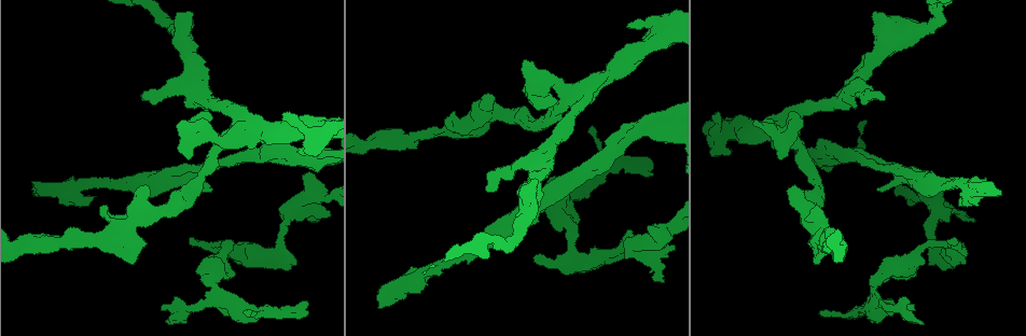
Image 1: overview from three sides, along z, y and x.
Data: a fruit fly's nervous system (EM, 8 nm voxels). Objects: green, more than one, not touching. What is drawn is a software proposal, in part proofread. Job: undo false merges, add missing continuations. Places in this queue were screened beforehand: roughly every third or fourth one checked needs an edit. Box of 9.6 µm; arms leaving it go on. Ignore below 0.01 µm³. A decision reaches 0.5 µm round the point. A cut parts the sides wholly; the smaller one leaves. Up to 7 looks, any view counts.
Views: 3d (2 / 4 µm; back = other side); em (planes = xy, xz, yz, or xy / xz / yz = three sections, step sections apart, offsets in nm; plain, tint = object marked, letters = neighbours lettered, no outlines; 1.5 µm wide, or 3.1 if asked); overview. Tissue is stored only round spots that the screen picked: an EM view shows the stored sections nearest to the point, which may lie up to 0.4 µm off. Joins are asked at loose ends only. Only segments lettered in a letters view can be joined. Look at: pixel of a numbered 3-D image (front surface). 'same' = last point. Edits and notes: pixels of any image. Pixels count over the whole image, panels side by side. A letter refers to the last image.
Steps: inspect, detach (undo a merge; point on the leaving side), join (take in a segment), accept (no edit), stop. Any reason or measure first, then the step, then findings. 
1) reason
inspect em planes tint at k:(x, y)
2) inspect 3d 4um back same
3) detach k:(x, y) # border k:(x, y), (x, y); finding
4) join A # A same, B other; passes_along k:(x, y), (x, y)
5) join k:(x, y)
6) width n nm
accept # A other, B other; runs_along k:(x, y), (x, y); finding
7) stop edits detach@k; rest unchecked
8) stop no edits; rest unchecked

free end
inspect 3d 2um at 1:(883, 98)

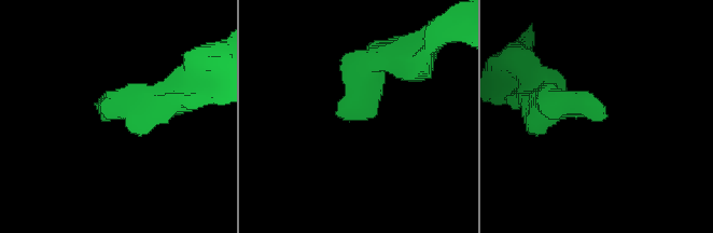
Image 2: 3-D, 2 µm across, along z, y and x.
inspect em xy step 4 letters at 2:(104, 120)

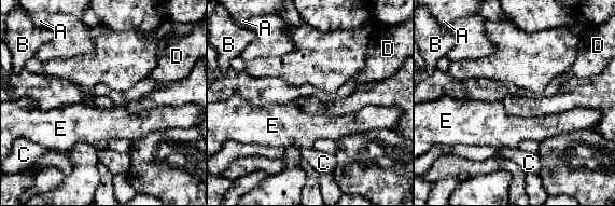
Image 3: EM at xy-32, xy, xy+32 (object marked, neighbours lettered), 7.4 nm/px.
another direction
inspect em planes letters same

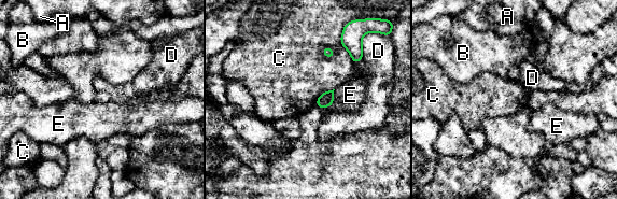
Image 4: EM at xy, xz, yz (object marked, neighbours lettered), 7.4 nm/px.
longest_contact C 280 nm
accept # A other, B other, C other, D other, E other; no lettered segment goes on from it

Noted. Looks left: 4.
free end
inspect em planes tint at 1:(523, 62)

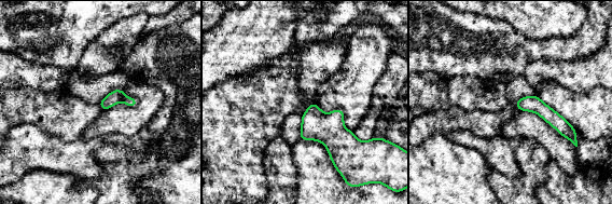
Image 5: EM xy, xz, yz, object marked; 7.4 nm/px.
what lies round it
inspect em planes letters same

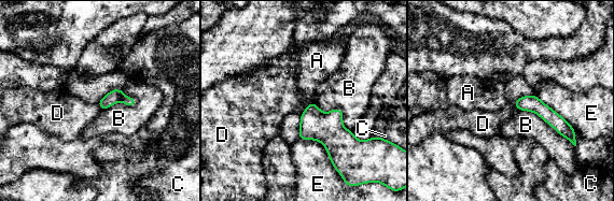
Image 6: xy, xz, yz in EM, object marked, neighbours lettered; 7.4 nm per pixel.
longest_contact E 460 nm
accept # A other, B other, C other, D other, E other; none of them fits

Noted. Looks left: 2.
stop no edits; rest unchecked

